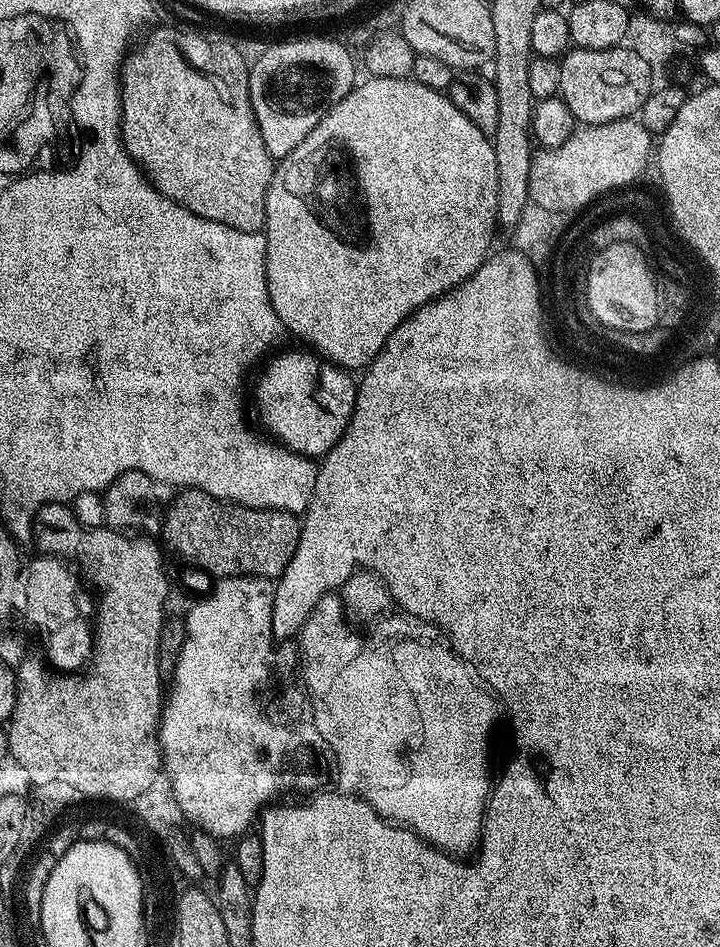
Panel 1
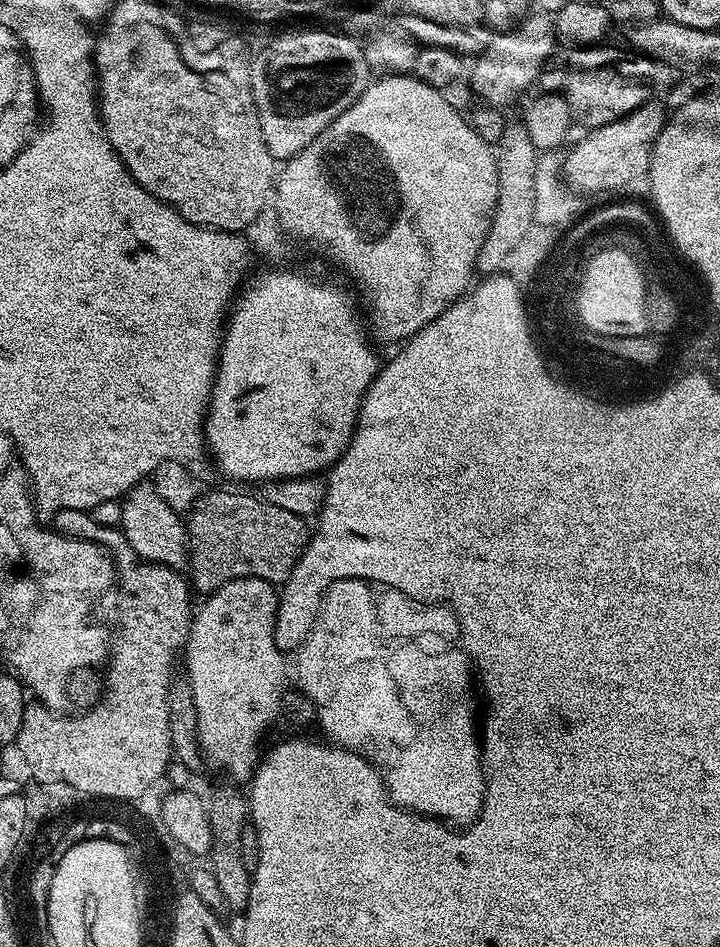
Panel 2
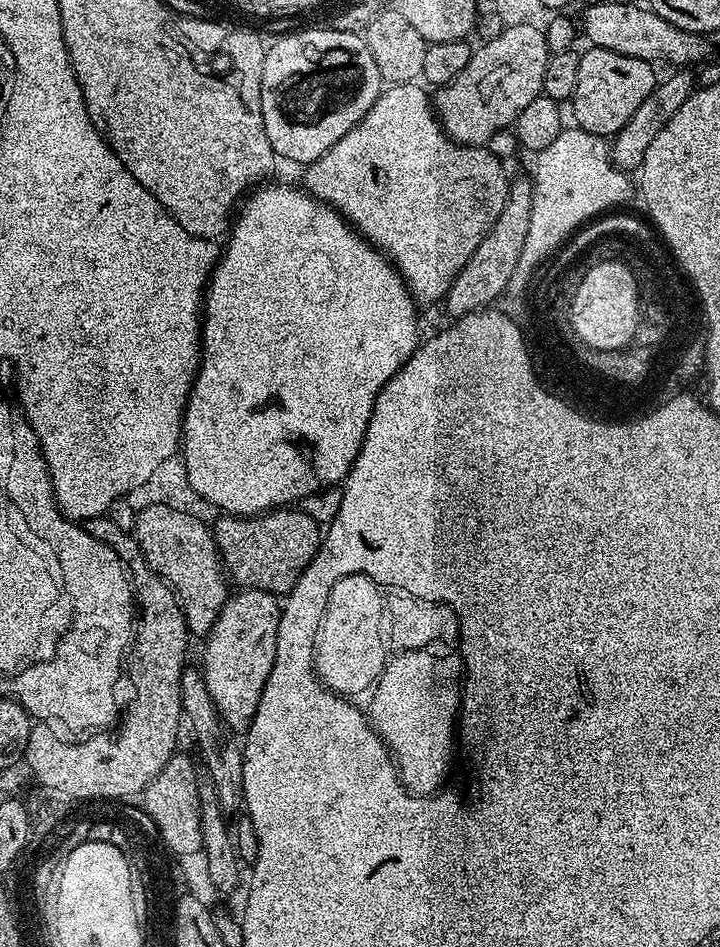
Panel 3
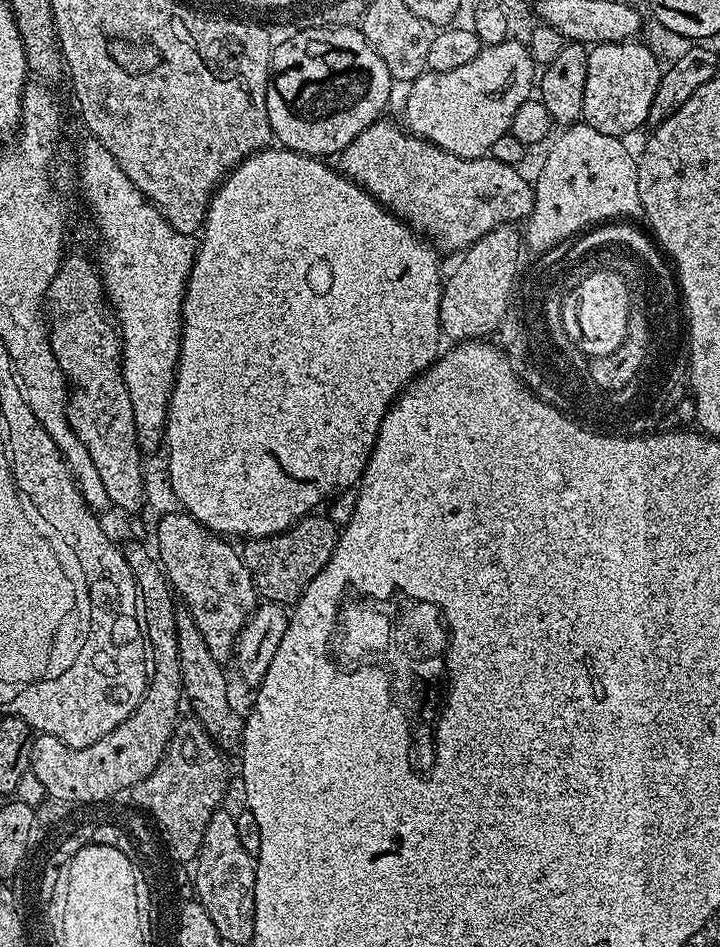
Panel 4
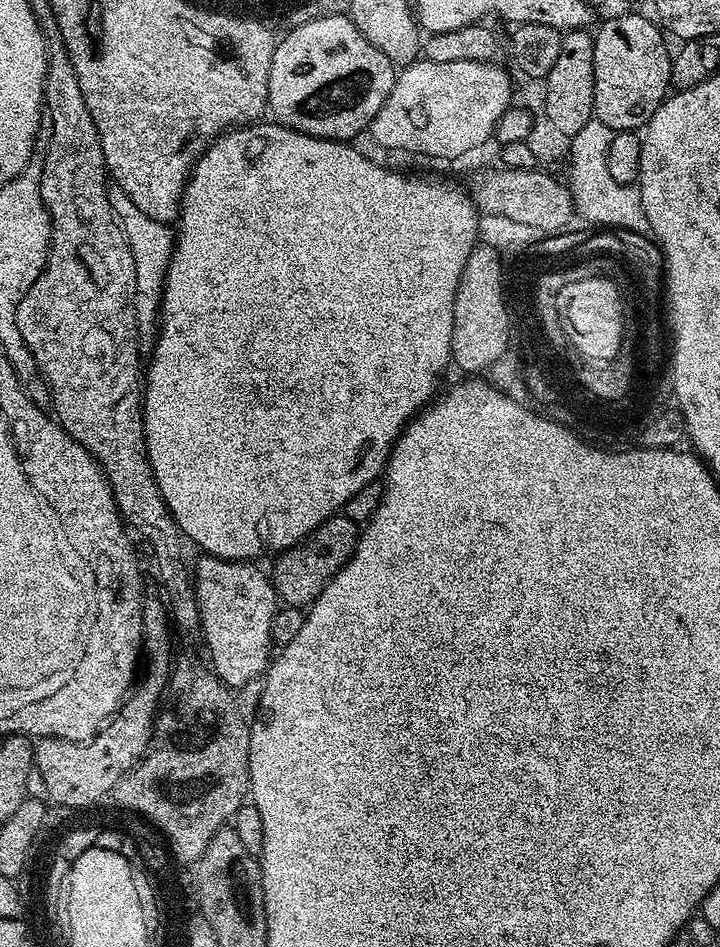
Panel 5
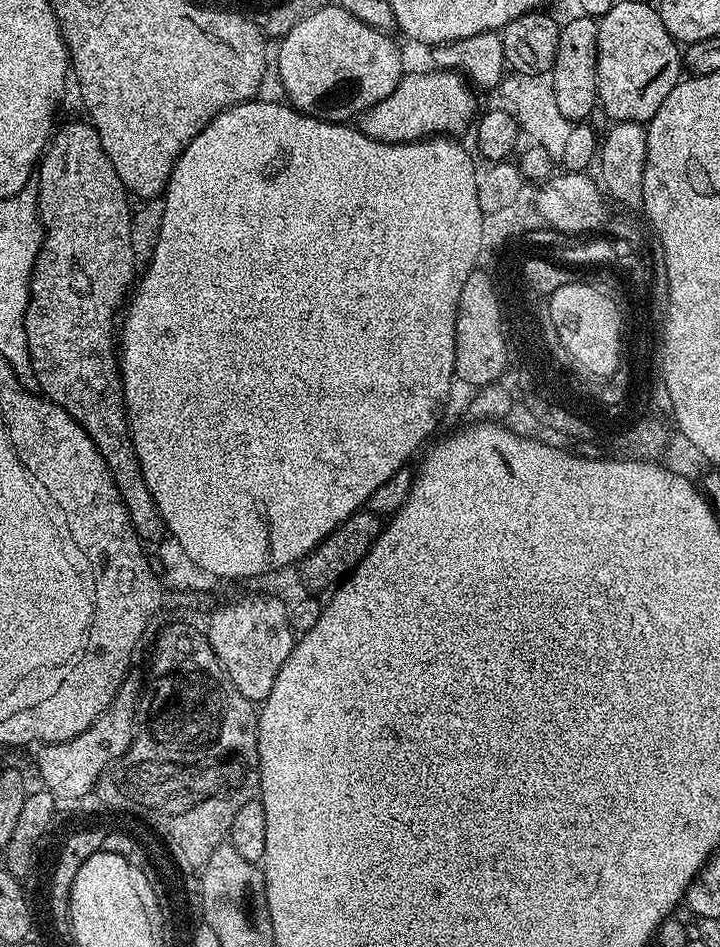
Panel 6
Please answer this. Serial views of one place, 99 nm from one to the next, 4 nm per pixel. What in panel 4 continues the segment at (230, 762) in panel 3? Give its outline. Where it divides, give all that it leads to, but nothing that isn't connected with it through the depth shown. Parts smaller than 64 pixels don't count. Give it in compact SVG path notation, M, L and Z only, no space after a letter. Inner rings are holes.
M177 607L175 614L175 630L178 638L179 670L182 673L181 693L188 701L192 701L193 717L199 721L201 726L210 733L212 740L223 750L237 749L243 739L243 732L246 727L245 717L235 712L229 700L228 684L222 670L221 661L214 658L213 654L206 647L198 626L194 623L193 615L188 608Z

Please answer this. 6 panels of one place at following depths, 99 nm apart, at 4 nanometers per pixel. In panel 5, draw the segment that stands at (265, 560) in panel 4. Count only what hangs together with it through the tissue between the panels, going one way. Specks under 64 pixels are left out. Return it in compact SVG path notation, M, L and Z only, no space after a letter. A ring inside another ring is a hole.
M337 514L330 517L322 526L318 526L309 536L294 548L288 548L286 551L279 553L275 557L276 565L270 571L270 579L272 585L276 588L277 597L287 607L307 609L313 600L318 598L318 594L322 594L322 590L330 583L332 576L338 574L338 570L344 563L351 558L356 549L356 543L360 541L361 529L354 522L350 522L350 518L346 518L343 514Z

